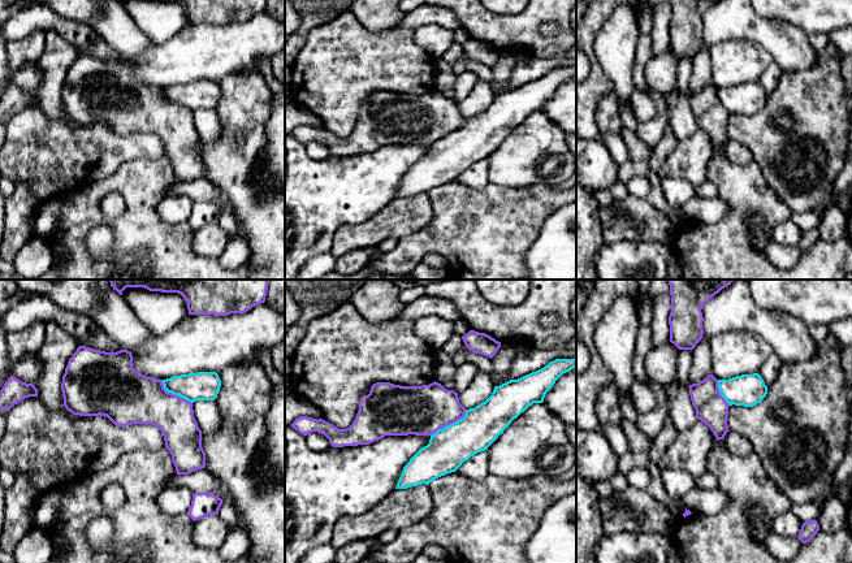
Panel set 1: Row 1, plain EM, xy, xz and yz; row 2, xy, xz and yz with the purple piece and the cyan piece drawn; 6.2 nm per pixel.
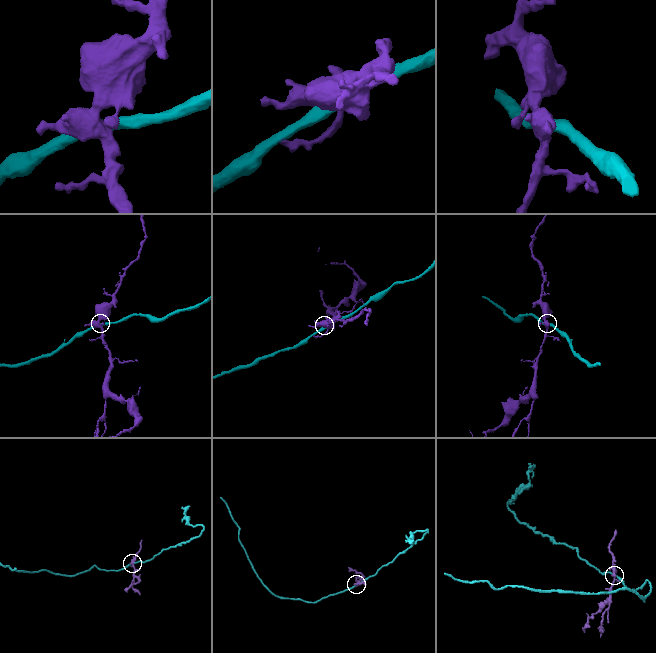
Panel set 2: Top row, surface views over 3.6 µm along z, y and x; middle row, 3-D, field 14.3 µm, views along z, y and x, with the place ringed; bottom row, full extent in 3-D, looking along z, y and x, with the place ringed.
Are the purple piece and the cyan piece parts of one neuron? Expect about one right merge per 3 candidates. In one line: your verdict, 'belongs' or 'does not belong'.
does not belong

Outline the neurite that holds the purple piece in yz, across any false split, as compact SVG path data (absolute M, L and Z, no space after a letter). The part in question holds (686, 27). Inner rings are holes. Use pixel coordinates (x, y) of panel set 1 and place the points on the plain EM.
M670 0L670 51L679 59L693 59L701 49L702 14L719 0Z

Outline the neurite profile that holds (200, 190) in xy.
M206 177L189 183L174 183L168 187L165 195L186 195L193 202L211 202L215 196L219 196L225 212L233 213L234 211L230 198Z

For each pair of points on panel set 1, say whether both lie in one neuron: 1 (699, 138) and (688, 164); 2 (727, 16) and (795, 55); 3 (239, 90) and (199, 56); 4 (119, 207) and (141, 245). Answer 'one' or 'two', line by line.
1: one
2: one
3: two
4: two

